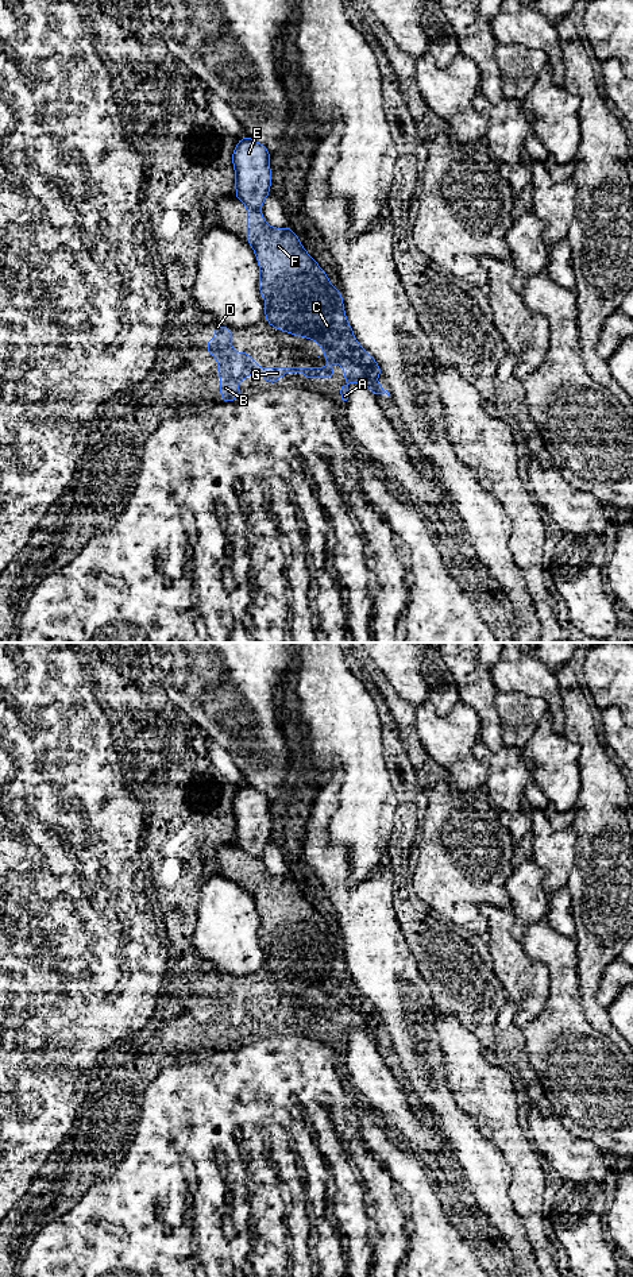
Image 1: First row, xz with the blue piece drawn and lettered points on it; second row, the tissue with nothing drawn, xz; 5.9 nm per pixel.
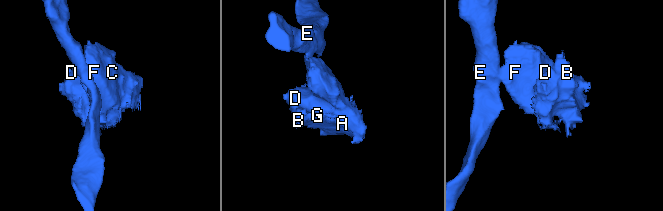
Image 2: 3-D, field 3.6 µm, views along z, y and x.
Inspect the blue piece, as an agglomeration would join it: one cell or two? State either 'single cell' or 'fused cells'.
fused cells

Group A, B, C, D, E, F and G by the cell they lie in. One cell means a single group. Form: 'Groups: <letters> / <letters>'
Groups: A B C D F G / E

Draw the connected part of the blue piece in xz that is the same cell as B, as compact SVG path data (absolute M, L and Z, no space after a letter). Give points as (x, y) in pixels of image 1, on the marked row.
M215 324L213 336L207 342L207 352L217 358L217 374L221 378L221 402L235 401L242 396L236 385L252 373L265 377L274 385L286 373L302 373L309 379L333 378L333 367L259 367L248 352L232 351L232 328Z

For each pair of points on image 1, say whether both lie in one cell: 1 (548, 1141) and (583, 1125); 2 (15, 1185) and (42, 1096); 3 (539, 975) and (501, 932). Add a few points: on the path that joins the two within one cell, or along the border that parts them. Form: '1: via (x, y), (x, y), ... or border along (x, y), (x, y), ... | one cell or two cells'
1: border along (568, 1131), (581, 1138), (589, 1138), (598, 1146) | two cells
2: via (15, 1164), (15, 1133), (30, 1118) | one cell
3: via (527, 968), (502, 944) | one cell

